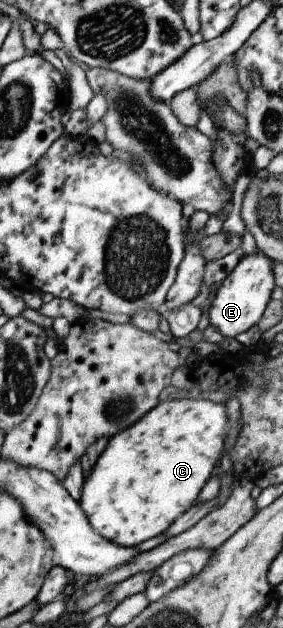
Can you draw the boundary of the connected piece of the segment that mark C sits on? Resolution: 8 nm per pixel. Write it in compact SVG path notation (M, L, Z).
M179 398L158 402L145 416L108 438L93 468L84 478L79 506L91 528L107 542L117 546L134 547L165 532L180 514L197 500L199 491L211 478L215 461L223 450L227 432L225 404L199 398Z

